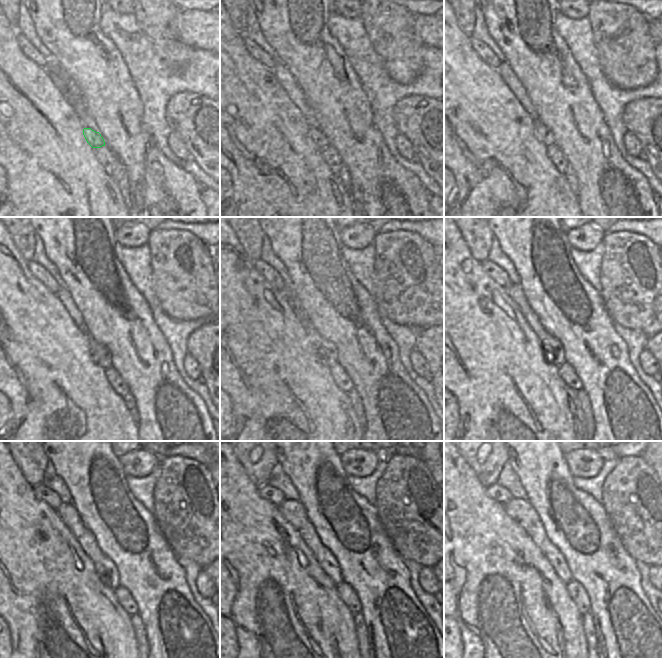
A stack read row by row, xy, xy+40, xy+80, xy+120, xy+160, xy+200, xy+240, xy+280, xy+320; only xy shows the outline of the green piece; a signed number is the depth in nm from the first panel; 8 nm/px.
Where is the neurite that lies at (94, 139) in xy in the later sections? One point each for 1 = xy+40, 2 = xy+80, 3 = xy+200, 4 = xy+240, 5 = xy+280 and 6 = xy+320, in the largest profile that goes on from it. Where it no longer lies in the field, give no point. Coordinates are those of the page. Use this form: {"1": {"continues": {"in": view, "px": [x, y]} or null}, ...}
{"1": {"continues": {"in": "xy+40", "px": [320, 140]}}, "2": {"continues": {"in": "xy+80", "px": [542, 133]}}, "3": {"continues": {"in": "xy+200", "px": [553, 349]}}, "4": {"continues": {"in": "xy+240", "px": [67, 512]}}, "5": {"continues": {"in": "xy+280", "px": [293, 511]}}, "6": {"continues": {"in": "xy+320", "px": [521, 511]}}}

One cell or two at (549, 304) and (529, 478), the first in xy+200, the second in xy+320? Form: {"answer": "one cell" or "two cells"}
{"answer": "one cell"}

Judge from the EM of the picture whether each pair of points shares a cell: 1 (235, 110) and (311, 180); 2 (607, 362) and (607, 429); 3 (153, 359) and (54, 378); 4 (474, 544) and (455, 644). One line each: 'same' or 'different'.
1: same
2: same
3: different
4: different

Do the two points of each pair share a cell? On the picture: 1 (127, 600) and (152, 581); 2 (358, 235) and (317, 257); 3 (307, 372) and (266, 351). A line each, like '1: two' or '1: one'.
1: two
2: two
3: one

